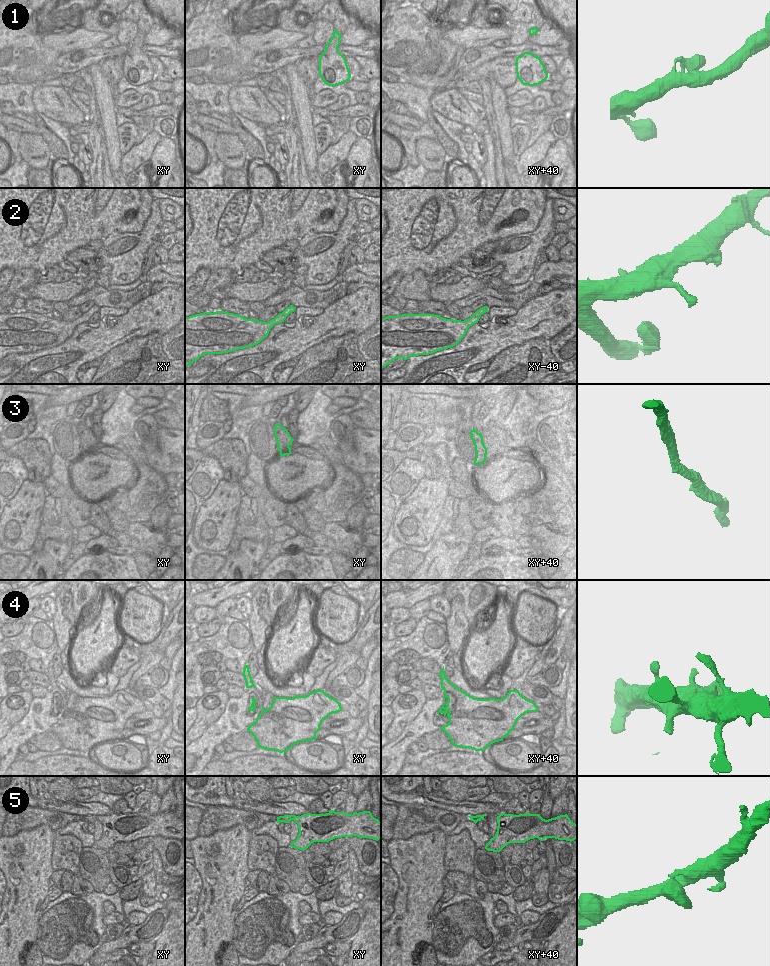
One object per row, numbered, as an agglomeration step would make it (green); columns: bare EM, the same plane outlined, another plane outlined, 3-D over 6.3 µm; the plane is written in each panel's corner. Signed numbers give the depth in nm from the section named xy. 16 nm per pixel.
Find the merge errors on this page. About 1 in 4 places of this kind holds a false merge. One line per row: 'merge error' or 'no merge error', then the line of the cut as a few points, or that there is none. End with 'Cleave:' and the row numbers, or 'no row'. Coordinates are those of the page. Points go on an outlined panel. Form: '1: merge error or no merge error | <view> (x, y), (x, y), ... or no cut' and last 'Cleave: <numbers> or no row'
1: no merge error | no cut
2: no merge error | no cut
3: no merge error | no cut
4: no merge error | no cut
5: no merge error | no cut
Cleave: no row

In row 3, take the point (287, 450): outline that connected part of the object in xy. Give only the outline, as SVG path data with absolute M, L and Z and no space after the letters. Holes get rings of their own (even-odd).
M277 423L274 426L274 434L280 451L280 457L290 455L291 448L289 446L292 445L294 439L290 436L288 430Z

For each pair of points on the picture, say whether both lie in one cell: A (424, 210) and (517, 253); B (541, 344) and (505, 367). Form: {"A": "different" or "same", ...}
{"A": "different", "B": "same"}

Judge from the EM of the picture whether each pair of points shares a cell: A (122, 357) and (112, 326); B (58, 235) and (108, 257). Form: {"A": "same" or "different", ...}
{"A": "different", "B": "different"}

